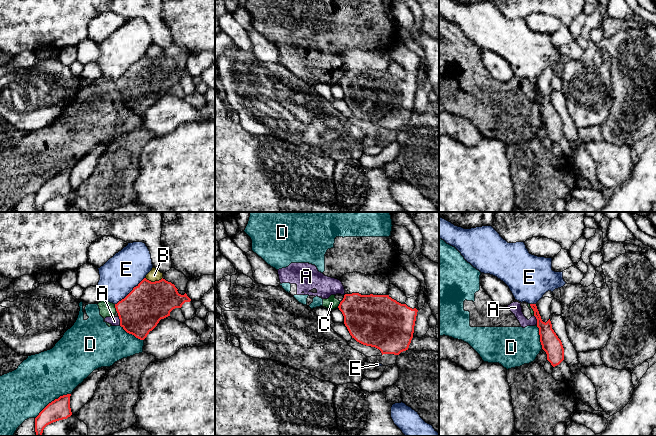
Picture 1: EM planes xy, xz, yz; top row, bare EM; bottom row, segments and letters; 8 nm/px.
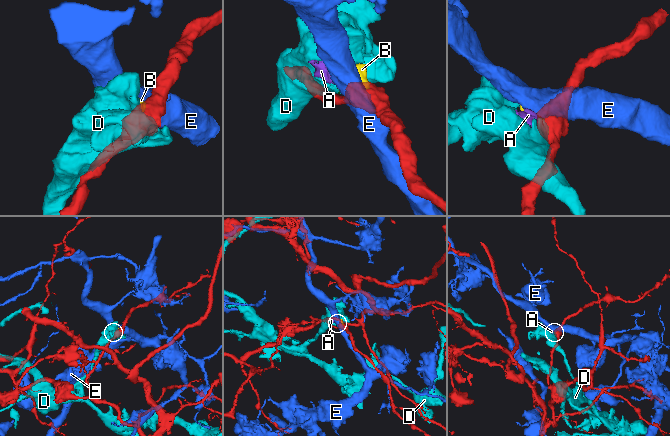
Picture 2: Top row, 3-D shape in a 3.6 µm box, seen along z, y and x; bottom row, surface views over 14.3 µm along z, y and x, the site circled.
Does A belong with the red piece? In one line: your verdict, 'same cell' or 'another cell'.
another cell

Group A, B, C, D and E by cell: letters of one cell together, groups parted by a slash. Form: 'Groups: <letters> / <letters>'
Groups: A B C D / E

